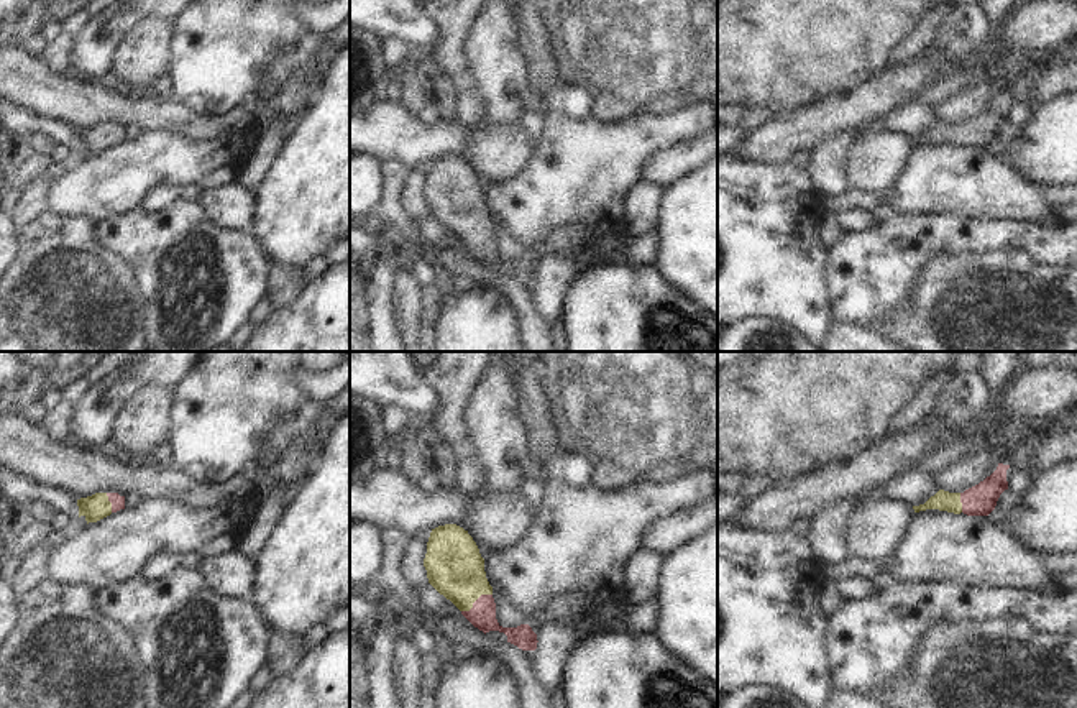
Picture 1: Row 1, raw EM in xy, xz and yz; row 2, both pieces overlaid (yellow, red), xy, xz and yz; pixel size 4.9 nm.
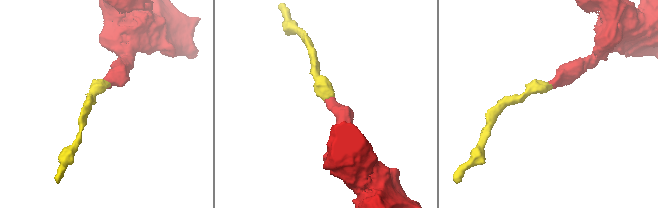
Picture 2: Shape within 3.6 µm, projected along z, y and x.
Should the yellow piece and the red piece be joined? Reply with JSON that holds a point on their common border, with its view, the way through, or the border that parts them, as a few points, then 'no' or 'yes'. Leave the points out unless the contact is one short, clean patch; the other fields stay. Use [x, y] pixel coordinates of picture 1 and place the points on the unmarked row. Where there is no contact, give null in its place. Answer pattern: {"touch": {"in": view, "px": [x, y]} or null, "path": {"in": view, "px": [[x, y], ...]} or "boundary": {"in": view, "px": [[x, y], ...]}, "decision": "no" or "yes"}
{"touch": {"in": "xz", "px": [475, 232]}, "path": {"in": "xz", "px": [[455, 201], [475, 232], [483, 245]]}, "decision": "yes"}

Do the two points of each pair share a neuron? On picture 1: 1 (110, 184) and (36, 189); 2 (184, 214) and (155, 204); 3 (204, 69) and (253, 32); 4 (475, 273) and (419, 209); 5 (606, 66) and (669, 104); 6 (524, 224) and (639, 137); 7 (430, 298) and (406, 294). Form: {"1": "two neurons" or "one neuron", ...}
{"1": "two neurons", "2": "two neurons", "3": "one neuron", "4": "two neurons", "5": "one neuron", "6": "one neuron", "7": "two neurons"}

